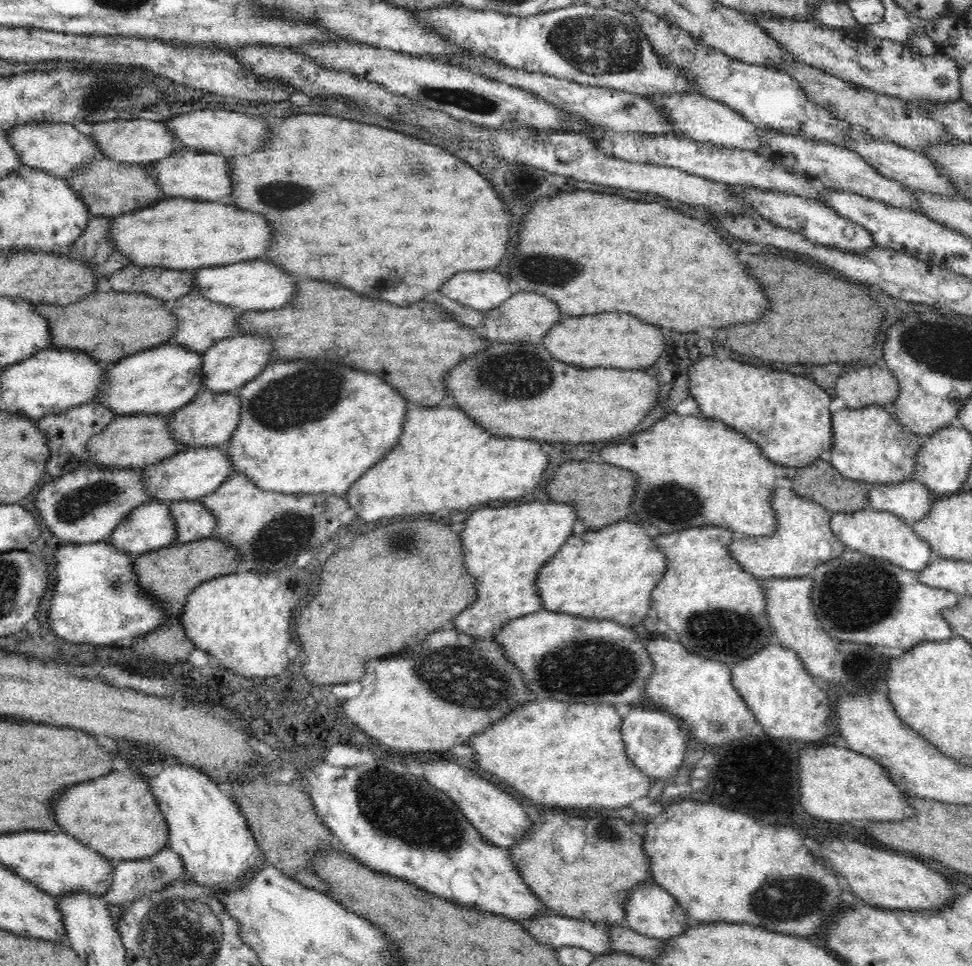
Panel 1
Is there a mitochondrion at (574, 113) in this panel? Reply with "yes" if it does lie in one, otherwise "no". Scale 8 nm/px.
no

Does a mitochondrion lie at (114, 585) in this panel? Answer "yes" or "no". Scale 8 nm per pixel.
yes

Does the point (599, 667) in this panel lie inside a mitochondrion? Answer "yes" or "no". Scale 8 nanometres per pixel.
yes

